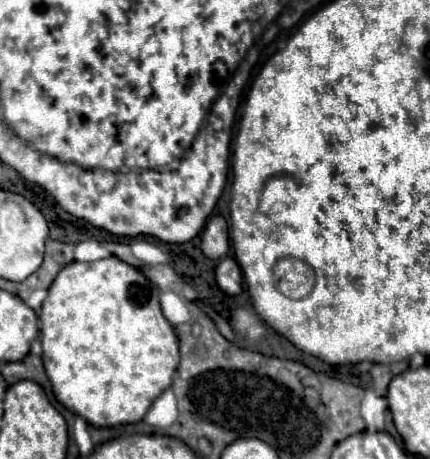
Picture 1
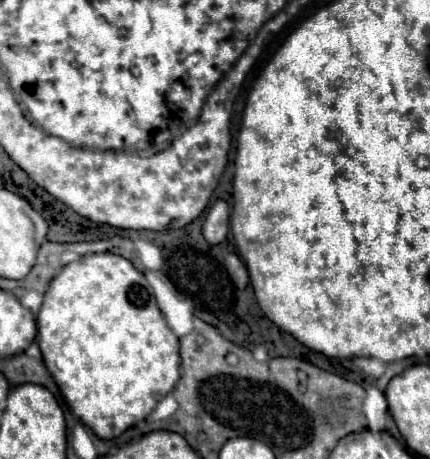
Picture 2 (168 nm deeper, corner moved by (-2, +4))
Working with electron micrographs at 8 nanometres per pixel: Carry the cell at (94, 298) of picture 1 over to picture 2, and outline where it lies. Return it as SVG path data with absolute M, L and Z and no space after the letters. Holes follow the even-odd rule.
M86 254L66 264L62 272L54 276L38 312L36 340L44 364L54 376L68 406L98 438L116 438L126 428L144 420L158 400L172 392L180 378L178 336L168 328L144 274L118 254Z

